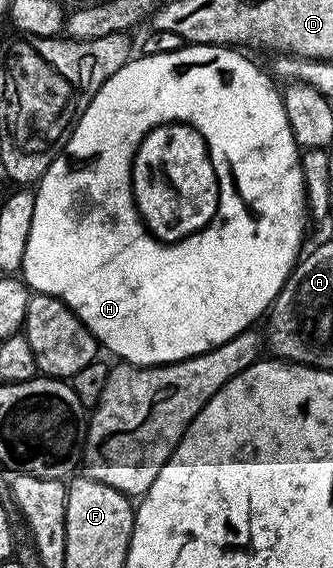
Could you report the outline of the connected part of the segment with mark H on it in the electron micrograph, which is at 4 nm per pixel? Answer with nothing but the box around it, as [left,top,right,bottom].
[21,43,307,367]

